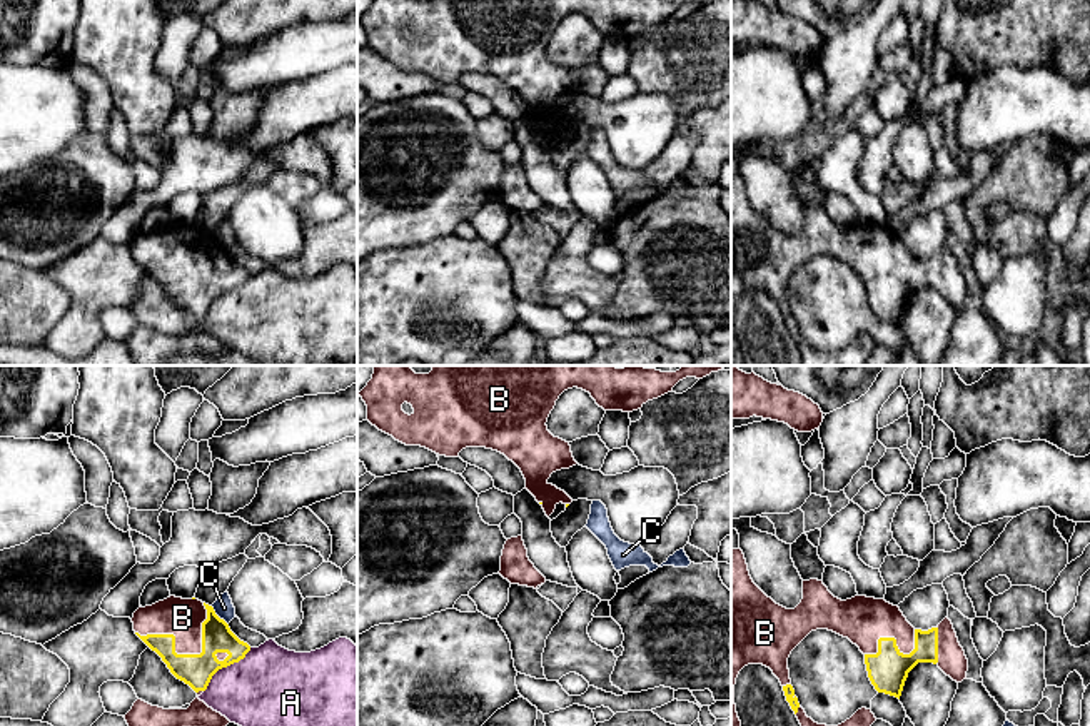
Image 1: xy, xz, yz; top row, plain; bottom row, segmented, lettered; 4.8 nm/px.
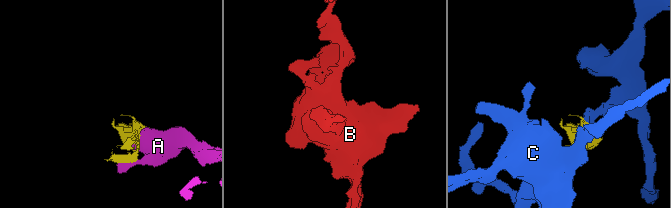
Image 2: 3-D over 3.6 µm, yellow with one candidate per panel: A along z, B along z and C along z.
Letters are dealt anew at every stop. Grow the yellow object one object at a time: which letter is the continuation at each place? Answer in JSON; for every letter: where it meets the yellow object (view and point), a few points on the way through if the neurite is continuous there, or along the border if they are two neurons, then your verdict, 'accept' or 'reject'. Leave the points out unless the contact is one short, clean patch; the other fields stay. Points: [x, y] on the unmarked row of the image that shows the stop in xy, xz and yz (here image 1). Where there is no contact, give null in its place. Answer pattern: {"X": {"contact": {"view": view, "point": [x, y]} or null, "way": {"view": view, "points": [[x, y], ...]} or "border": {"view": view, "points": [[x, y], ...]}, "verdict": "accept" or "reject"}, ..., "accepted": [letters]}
{"A": {"contact": {"view": "xy", "point": [224, 292]}, "verdict": "reject"}, "B": {"contact": {"view": "xy", "point": [182, 281]}, "verdict": "accept"}, "C": {"contact": {"view": "xy", "point": [217, 242]}, "border": {"view": "xy", "points": [[211, 232], [227, 251]]}, "verdict": "reject"}, "accepted": ["B"]}

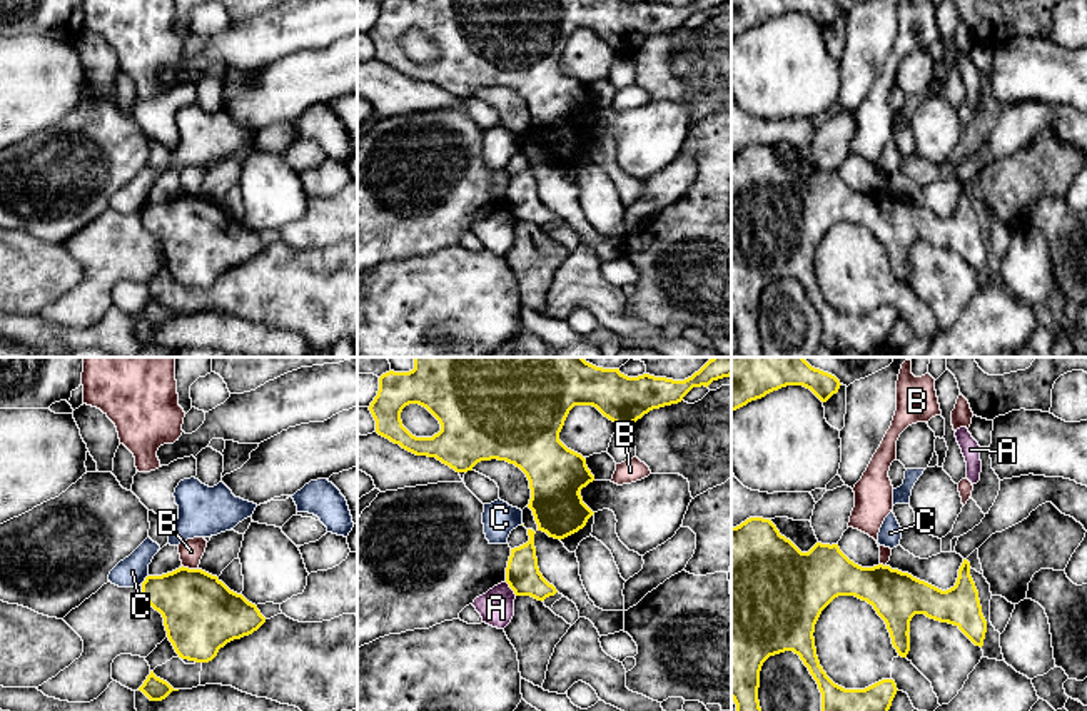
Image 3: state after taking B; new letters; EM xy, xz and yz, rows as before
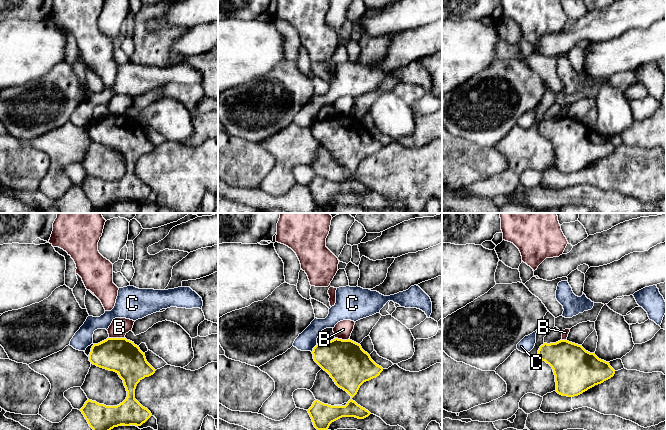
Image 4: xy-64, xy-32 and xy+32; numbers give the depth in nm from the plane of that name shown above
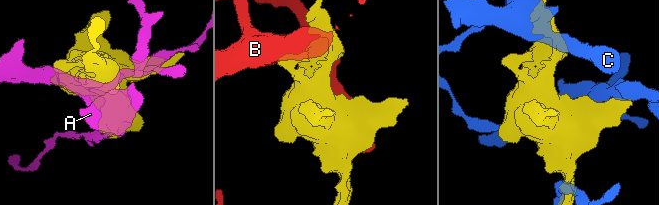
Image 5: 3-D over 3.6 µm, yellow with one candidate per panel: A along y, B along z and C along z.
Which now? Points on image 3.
{"A": {"contact": {"view": "xz", "point": [510, 212]}, "verdict": "reject"}, "B": {"contact": {"view": "xy", "point": [191, 196]}, "border": {"view": "xy", "points": [[182, 191], [197, 196]]}, "verdict": "reject"}, "C": {"contact": {"view": "xy", "point": [146, 206]}, "verdict": "reject"}, "accepted": []}

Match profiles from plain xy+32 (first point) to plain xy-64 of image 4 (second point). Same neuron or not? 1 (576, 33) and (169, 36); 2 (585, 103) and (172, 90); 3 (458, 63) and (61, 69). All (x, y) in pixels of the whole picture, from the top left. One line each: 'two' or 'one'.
1: two
2: one
3: two

